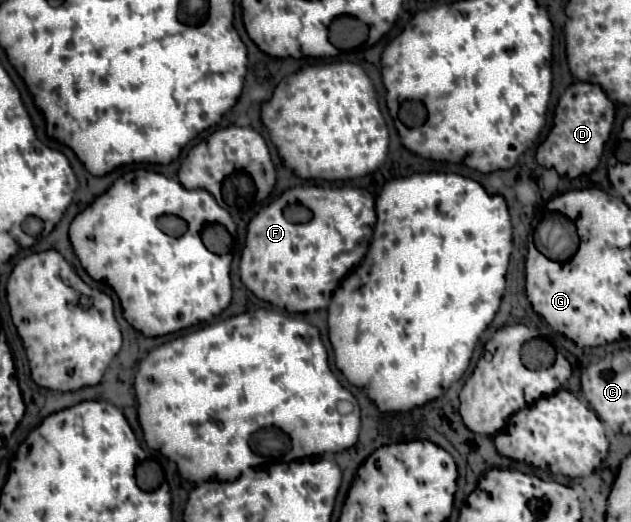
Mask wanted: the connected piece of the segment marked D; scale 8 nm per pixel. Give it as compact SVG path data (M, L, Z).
M589 82L571 84L559 98L559 104L555 108L553 128L547 140L537 148L537 162L543 168L553 168L557 170L559 176L569 176L569 178L593 172L595 166L599 164L605 142L609 140L613 120L615 120L615 104L605 96L599 84L589 84Z

